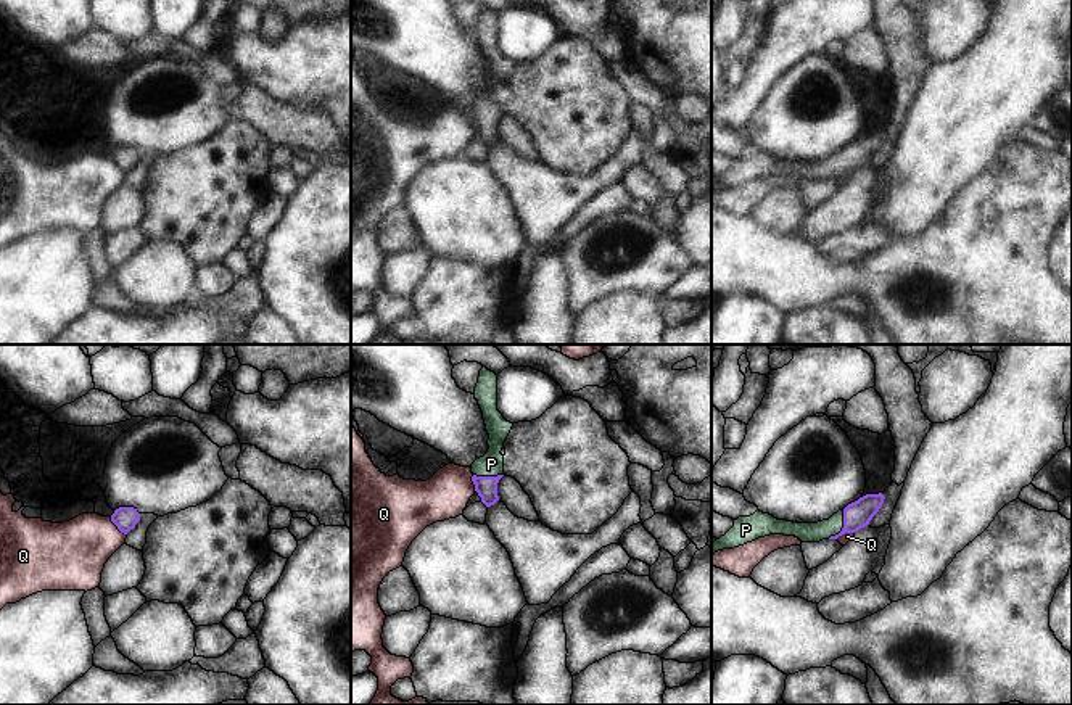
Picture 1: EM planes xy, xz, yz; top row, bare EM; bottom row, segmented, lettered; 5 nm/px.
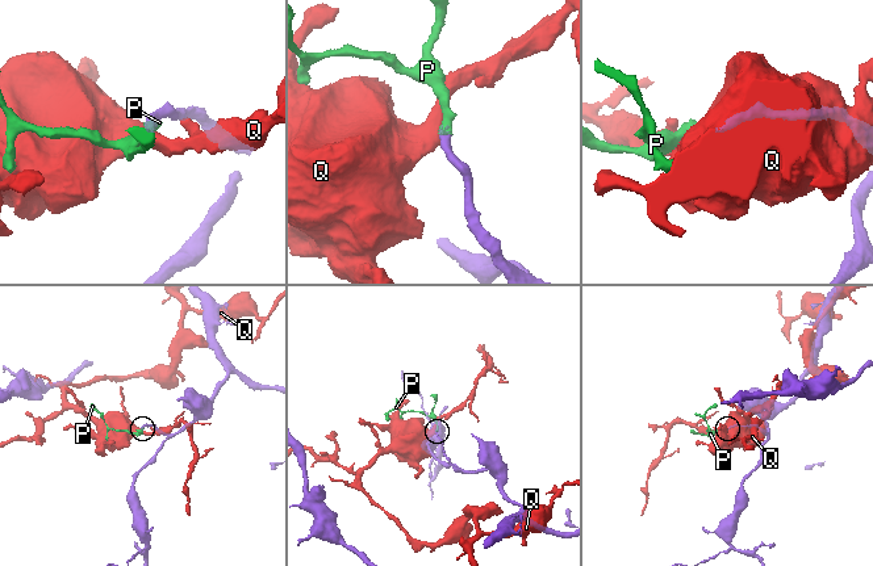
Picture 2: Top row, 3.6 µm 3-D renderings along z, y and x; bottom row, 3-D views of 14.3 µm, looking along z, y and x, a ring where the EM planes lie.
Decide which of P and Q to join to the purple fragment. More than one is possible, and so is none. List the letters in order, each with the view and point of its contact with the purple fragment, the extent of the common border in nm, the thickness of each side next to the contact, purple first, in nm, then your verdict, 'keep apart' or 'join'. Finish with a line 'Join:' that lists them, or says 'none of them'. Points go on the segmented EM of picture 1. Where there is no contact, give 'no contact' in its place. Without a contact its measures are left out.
P: meets purple in yz at (844, 527); contact 170 nm long; 140 nm thick on the purple side, 100 nm on the other; join
Q: meets purple in xy at (116, 525); contact 130 nm long; 120 nm thick on the purple side, 320 nm on the other; keep apart
Join: P

